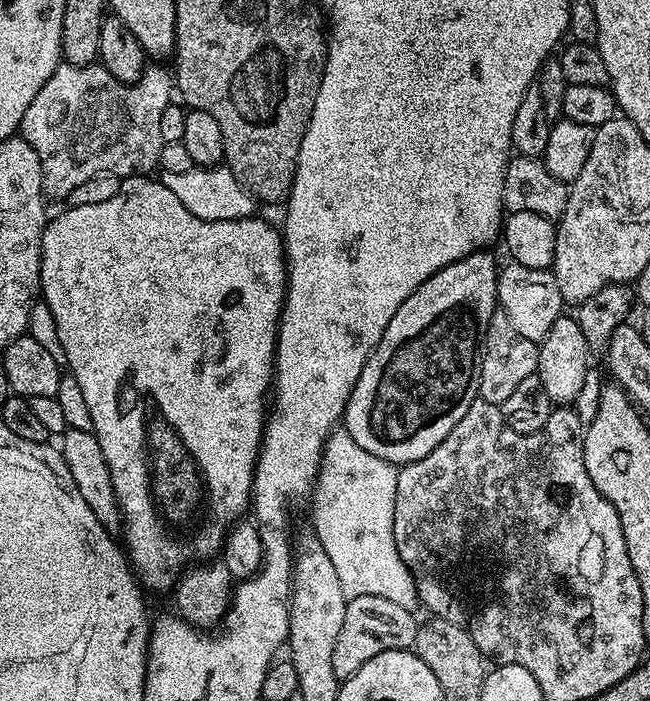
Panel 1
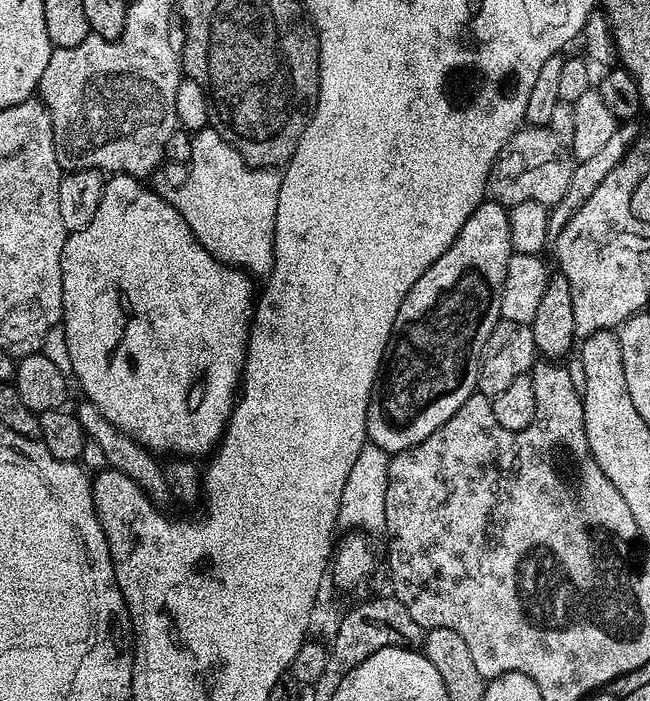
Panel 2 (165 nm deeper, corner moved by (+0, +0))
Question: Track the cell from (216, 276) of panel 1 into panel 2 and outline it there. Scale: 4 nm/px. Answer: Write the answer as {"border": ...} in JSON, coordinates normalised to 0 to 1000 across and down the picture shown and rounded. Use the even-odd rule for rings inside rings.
{"border":[[[172,248],[172,250],[168,250],[168,251],[166,251],[166,252],[165,252],[165,257],[163,257],[163,261],[162,261],[162,265],[160,265],[160,275],[158,275],[158,277],[157,277],[157,288],[151,288],[151,301],[149,301],[149,302],[146,302],[146,304],[145,304],[145,311],[138,311],[138,317],[132,317],[132,322],[126,322],[126,328],[120,328],[120,330],[118,330],[118,331],[112,331],[112,332],[109,332],[109,335],[106,335],[106,337],[105,337],[105,338],[103,338],[103,341],[100,341],[100,344],[98,344],[98,355],[97,355],[97,357],[95,357],[95,362],[94,362],[94,364],[92,364],[92,372],[94,372],[94,374],[95,374],[95,431],[97,431],[97,432],[98,432],[98,455],[97,455],[97,458],[95,458],[95,466],[97,466],[97,471],[98,471],[98,475],[100,475],[100,476],[102,476],[102,495],[103,495],[103,496],[105,496],[105,498],[108,498],[108,522],[109,522],[109,524],[111,524],[111,529],[109,529],[109,535],[111,535],[111,536],[112,536],[112,538],[115,538],[115,536],[117,536],[117,542],[118,542],[118,545],[120,545],[120,546],[123,546],[123,553],[125,553],[125,556],[126,556],[126,558],[129,558],[129,565],[128,565],[128,569],[129,569],[129,571],[131,571],[131,572],[134,572],[134,575],[137,575],[137,576],[143,576],[143,578],[145,578],[145,579],[151,579],[151,585],[152,585],[152,586],[154,586],[154,589],[157,589],[157,592],[158,592],[158,593],[162,593],[162,595],[163,595],[163,596],[169,596],[169,602],[175,602],[175,608],[182,608],[182,613],[188,613],[188,615],[189,615],[189,616],[192,616],[192,618],[194,618],[194,619],[195,619],[195,621],[197,621],[197,622],[198,622],[198,623],[200,623],[200,625],[203,625],[203,626],[206,626],[206,628],[209,628],[209,629],[211,629],[211,632],[214,632],[214,633],[215,633],[215,635],[218,635],[218,636],[220,636],[220,638],[222,638],[222,639],[226,639],[226,641],[229,641],[229,642],[232,642],[232,643],[234,643],[234,645],[235,645],[235,646],[240,646],[240,648],[248,648],[248,646],[246,646],[246,645],[265,645],[265,646],[258,646],[258,648],[269,648],[269,649],[271,649],[271,650],[272,650],[272,652],[277,652],[277,653],[291,653],[291,652],[289,652],[289,650],[314,650],[314,649],[315,649],[315,650],[314,650],[314,652],[318,652],[318,650],[320,650],[320,649],[322,649],[322,646],[325,646],[325,645],[326,645],[326,643],[328,643],[328,641],[331,641],[331,638],[332,638],[332,635],[334,635],[334,633],[337,633],[337,631],[338,631],[338,625],[340,625],[340,622],[343,622],[343,621],[345,621],[345,613],[346,613],[346,611],[349,611],[349,609],[351,609],[351,598],[352,598],[352,596],[354,596],[354,591],[355,591],[355,589],[357,589],[357,578],[358,578],[358,575],[360,575],[360,572],[362,572],[362,569],[363,569],[363,566],[365,566],[365,563],[366,563],[366,555],[368,555],[368,552],[369,552],[369,544],[371,544],[371,541],[372,541],[372,538],[374,538],[374,535],[375,535],[375,519],[377,519],[377,516],[378,516],[378,515],[380,515],[380,514],[382,514],[382,471],[383,471],[383,466],[385,466],[385,464],[386,464],[386,461],[388,461],[388,454],[389,454],[389,449],[391,449],[391,417],[389,417],[389,422],[388,422],[388,405],[386,405],[386,402],[388,402],[388,404],[389,404],[389,401],[388,401],[388,399],[386,399],[386,398],[385,398],[385,394],[383,394],[383,389],[380,389],[380,388],[377,388],[377,387],[374,387],[374,385],[371,385],[371,384],[368,384],[368,382],[360,382],[360,381],[357,381],[357,378],[355,378],[355,377],[342,377],[342,375],[338,375],[338,372],[335,372],[335,371],[332,371],[332,369],[331,369],[331,368],[329,368],[329,367],[326,367],[326,365],[325,365],[325,362],[323,362],[323,361],[322,361],[322,359],[318,359],[318,358],[317,358],[317,355],[314,355],[314,354],[312,354],[312,351],[309,351],[309,348],[306,348],[306,345],[303,345],[303,344],[302,344],[302,341],[300,341],[300,340],[298,340],[298,334],[297,334],[297,332],[295,332],[295,330],[294,330],[294,328],[292,328],[292,322],[286,322],[286,317],[285,317],[285,315],[283,315],[283,312],[282,312],[282,311],[280,311],[280,305],[278,305],[278,304],[277,304],[277,301],[275,301],[275,300],[274,300],[274,298],[271,298],[271,295],[269,295],[269,294],[266,294],[266,291],[265,291],[265,287],[263,287],[263,284],[258,284],[258,282],[254,282],[254,281],[252,281],[252,285],[251,285],[251,282],[249,282],[249,281],[246,281],[246,280],[245,280],[245,277],[243,277],[243,275],[240,275],[240,274],[232,274],[232,271],[231,271],[231,270],[228,270],[228,268],[226,268],[226,265],[225,265],[225,264],[222,264],[222,262],[226,262],[226,261],[222,261],[222,260],[217,260],[217,258],[215,258],[215,257],[214,257],[214,255],[211,255],[211,252],[208,252],[208,251],[192,251],[192,250],[189,250],[189,248]]]}

